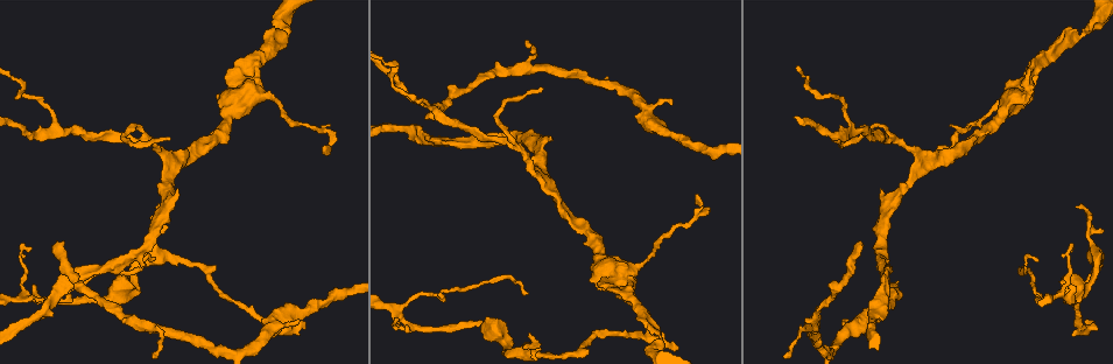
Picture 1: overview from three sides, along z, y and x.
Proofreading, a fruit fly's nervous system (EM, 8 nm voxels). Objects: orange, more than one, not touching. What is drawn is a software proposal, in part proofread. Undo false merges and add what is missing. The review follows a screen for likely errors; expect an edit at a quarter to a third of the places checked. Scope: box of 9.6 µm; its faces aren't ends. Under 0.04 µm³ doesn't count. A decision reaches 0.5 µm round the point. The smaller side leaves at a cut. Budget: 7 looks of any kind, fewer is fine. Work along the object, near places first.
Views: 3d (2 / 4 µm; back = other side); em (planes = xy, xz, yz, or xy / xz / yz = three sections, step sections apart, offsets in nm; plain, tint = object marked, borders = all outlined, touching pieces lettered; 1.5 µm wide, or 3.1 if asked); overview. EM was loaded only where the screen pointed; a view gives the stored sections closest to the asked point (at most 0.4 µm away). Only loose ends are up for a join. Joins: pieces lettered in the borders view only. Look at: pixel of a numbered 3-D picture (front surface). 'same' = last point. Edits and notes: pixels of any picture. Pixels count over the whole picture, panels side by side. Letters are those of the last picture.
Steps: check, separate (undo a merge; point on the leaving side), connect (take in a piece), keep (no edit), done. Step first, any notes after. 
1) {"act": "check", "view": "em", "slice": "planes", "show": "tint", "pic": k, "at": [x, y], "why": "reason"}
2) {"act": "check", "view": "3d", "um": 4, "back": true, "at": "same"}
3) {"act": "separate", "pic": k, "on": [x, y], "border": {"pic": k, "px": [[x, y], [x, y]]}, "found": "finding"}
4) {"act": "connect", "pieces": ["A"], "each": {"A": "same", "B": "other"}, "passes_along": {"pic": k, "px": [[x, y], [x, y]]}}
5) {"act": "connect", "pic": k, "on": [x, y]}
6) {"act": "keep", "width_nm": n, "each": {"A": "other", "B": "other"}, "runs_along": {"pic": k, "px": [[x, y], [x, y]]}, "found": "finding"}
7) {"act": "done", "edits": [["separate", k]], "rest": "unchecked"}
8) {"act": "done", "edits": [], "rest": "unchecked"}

{"act": "check", "view": "3d", "um": 4, "pic": 1, "at": [1081, 33], "why": "abrupt turn"}

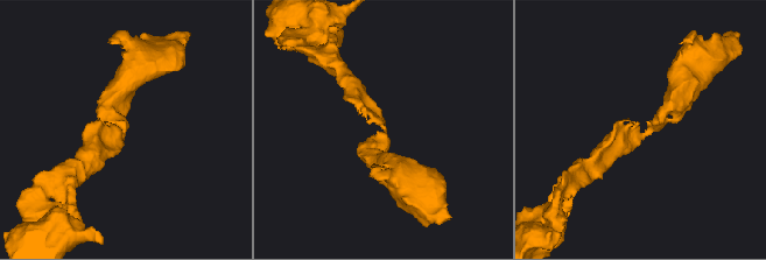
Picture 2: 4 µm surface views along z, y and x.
{"act": "check", "view": "em", "slice": "planes", "show": "borders", "pic": 2, "at": [123, 127], "arm_widths_nm": [200, 280]}

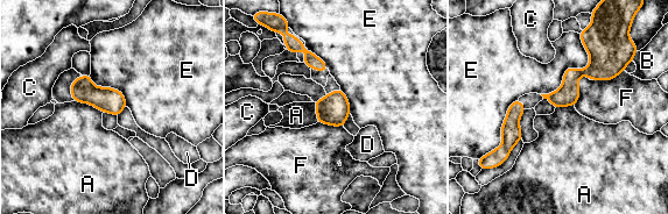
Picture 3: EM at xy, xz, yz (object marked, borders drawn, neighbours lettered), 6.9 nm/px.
{"act": "keep", "each": {"A": "other", "B": "other", "C": "other", "D": "other", "E": "other", "F": "other"}, "runs_along": {"pic": 3, "px": [[613, 66], [582, 72], [550, 97]]}, "found": "continuous, no second neuron"}

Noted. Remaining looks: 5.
{"act": "check", "view": "3d", "um": 2, "pic": 1, "at": [530, 332], "why": "thin end"}

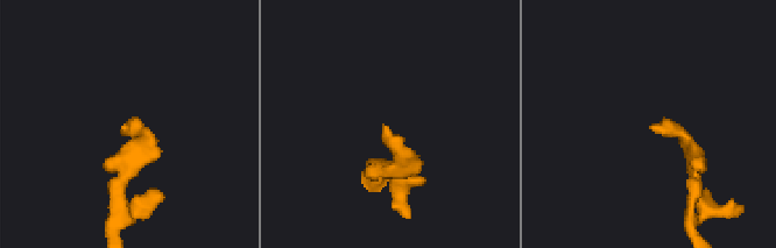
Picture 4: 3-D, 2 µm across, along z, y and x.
{"act": "check", "view": "em", "slice": "planes", "show": "tint", "pic": 4, "at": [386, 130]}

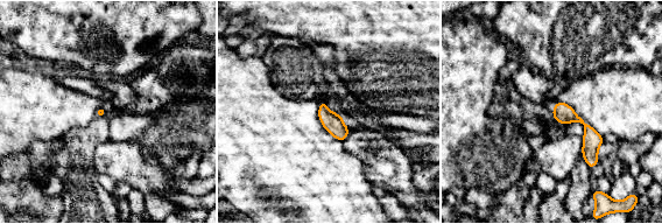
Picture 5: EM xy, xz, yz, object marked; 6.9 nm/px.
{"act": "check", "view": "em", "slice": "planes", "show": "borders", "at": "same"}

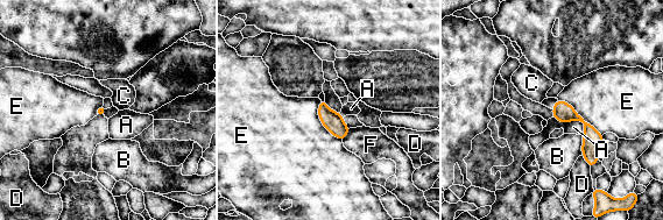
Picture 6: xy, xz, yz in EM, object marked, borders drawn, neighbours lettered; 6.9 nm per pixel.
{"act": "keep", "longest_contact_nm": ["E", 400], "each": {"A": "other", "B": "other", "C": "other", "D": "other", "E": "other", "F": "other"}, "runs_along": {"pic": 6, "px": [[558, 103], [587, 126], [591, 163]]}, "found": "no lettered piece goes on from it"}

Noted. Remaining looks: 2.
{"act": "check", "view": "em", "slice": "planes", "show": "borders", "pic": 1, "at": [1072, 244], "why": "tapers out"}

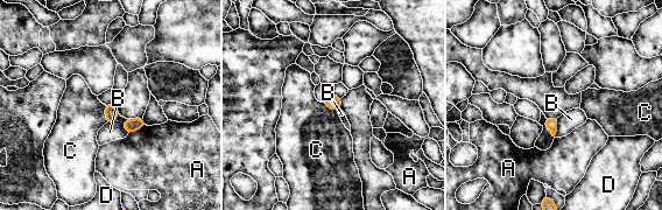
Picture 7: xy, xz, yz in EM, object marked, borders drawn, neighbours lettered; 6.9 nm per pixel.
{"act": "keep", "longest_contact_nm": ["A", 140], "each": {"A": "other", "B": "other", "C": "other", "D": "other"}, "found": "none of them fits"}

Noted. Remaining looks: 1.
{"act": "done", "edits": [], "rest": "unchecked"}

